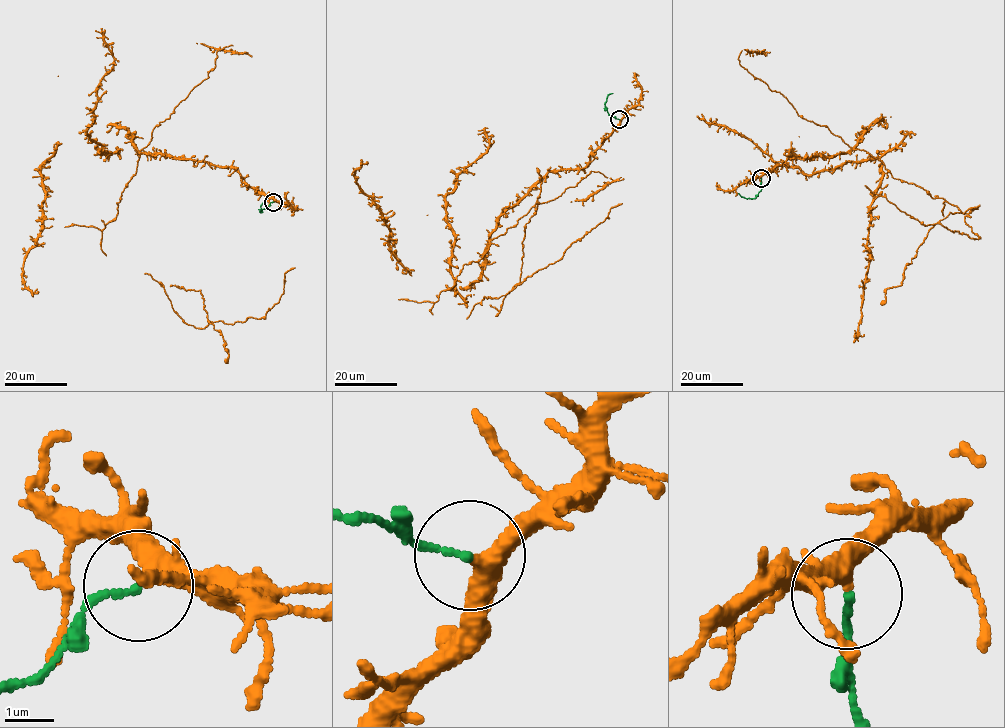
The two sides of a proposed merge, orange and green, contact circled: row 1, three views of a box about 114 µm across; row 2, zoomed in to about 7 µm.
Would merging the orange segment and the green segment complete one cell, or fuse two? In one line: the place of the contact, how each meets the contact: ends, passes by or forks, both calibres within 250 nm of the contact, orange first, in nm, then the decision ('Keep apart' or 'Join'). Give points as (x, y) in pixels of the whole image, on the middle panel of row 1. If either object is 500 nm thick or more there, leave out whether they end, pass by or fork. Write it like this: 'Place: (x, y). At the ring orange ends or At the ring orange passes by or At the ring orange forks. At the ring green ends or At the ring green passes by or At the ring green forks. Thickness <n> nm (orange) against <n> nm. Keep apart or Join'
Place: (619, 119). At the ring orange forks. At the ring green ends. Thickness 280 nm (orange) against 130 nm. Keep apart

